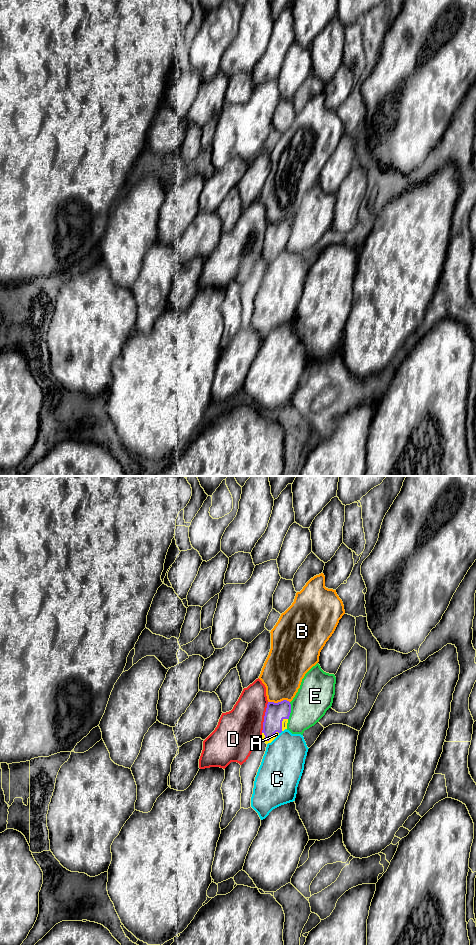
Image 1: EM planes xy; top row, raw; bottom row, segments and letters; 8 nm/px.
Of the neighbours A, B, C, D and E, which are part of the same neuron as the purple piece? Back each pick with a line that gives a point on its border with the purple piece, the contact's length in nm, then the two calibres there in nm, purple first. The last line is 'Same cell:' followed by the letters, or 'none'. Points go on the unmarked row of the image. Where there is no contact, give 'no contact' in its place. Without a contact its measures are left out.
A: meets purple in xy at (269, 259); contact 140 nm long; 160 nm thick on the purple side, 40 nm on the other
Same cell: A

